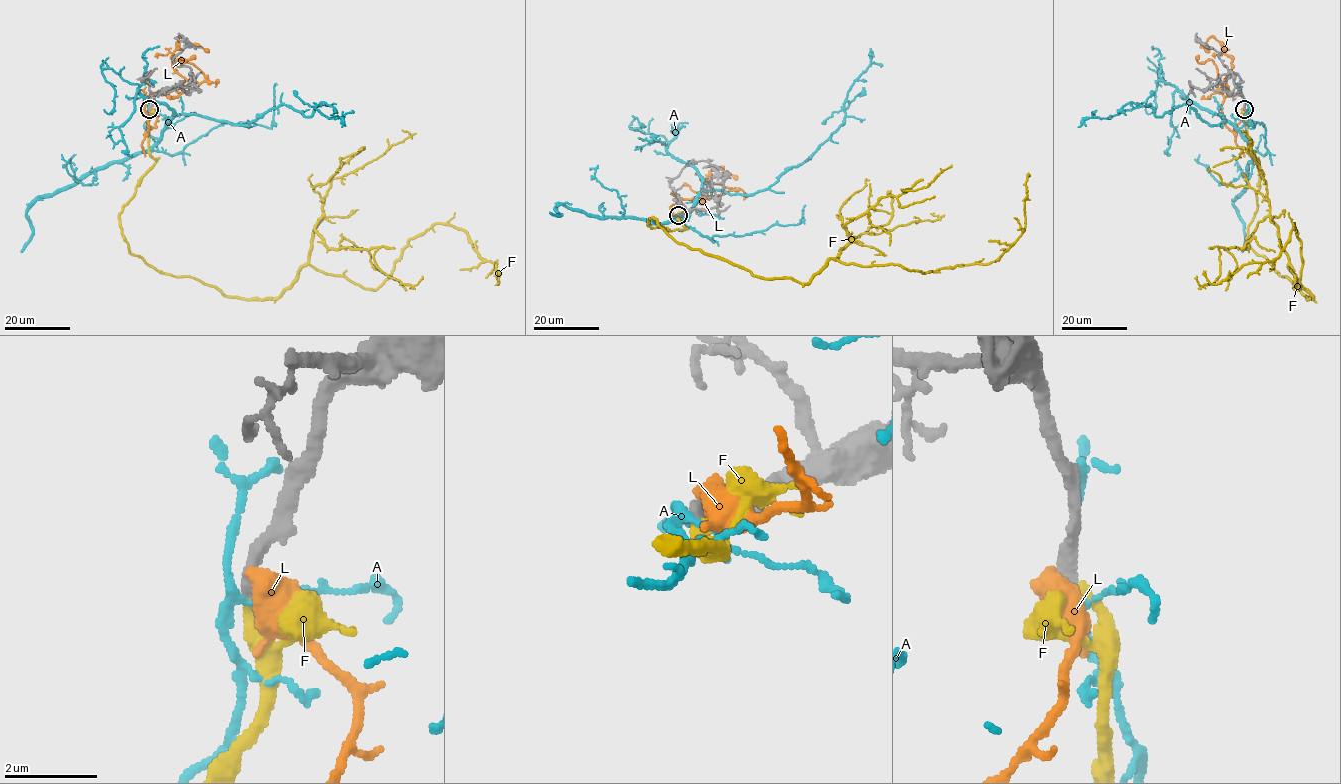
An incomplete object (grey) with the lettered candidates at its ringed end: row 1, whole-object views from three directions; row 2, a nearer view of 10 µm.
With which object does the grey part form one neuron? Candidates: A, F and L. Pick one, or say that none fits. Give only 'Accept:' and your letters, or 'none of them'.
Accept: F

